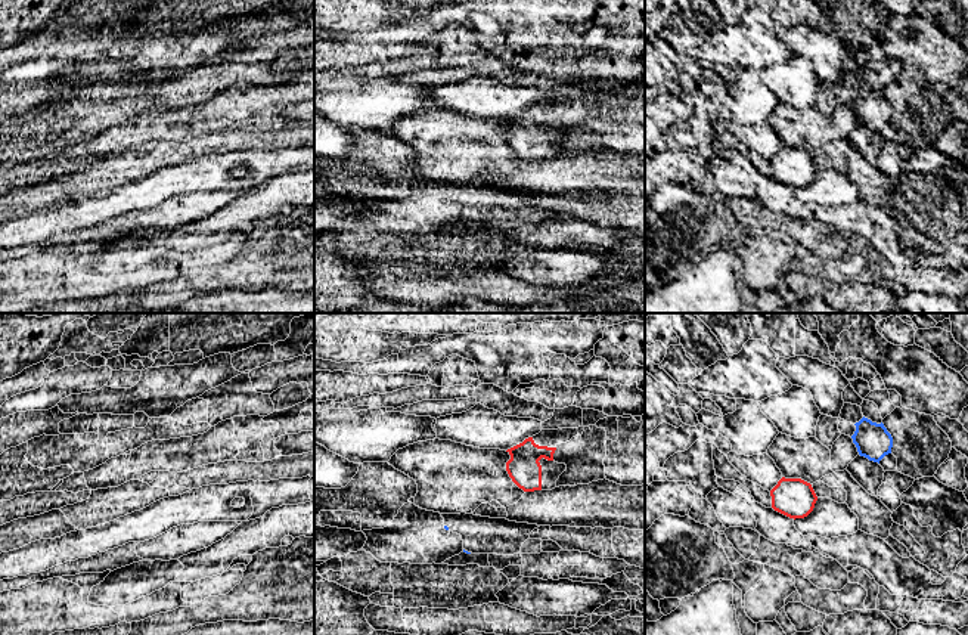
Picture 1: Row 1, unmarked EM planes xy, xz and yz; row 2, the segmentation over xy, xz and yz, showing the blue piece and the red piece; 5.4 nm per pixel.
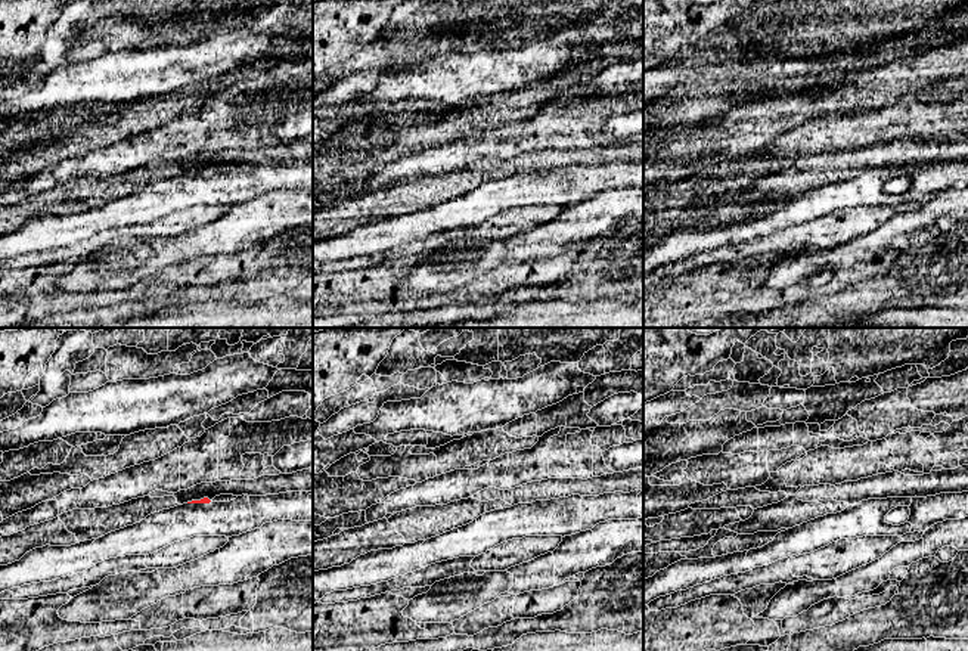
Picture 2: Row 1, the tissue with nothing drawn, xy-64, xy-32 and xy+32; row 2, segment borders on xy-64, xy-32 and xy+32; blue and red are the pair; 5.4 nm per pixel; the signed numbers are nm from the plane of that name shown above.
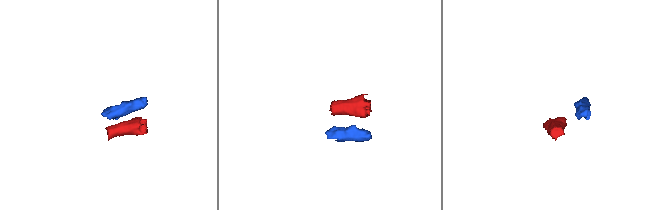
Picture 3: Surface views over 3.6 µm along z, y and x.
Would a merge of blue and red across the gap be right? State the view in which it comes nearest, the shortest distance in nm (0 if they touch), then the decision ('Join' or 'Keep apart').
Closest in yz. Distance 320 nm. Keep apart

